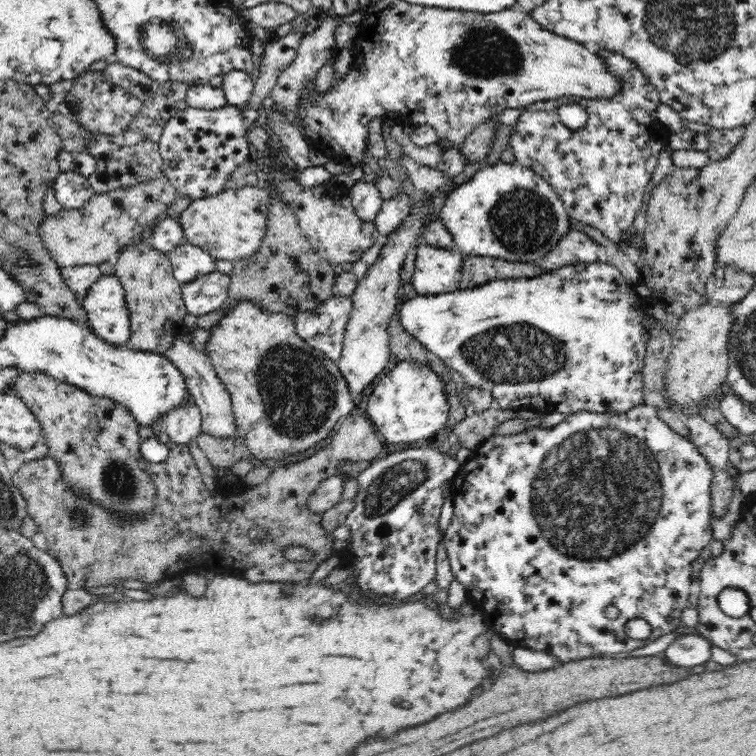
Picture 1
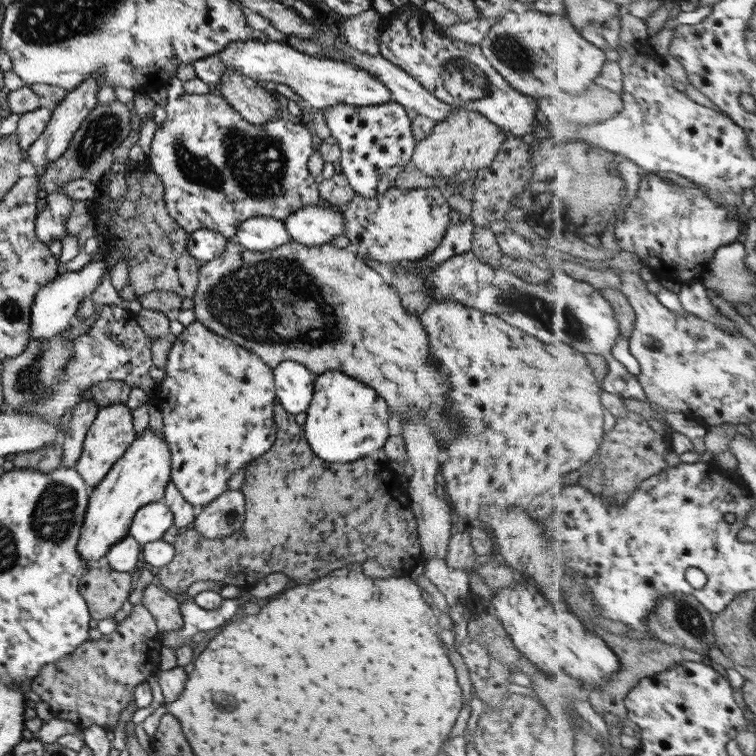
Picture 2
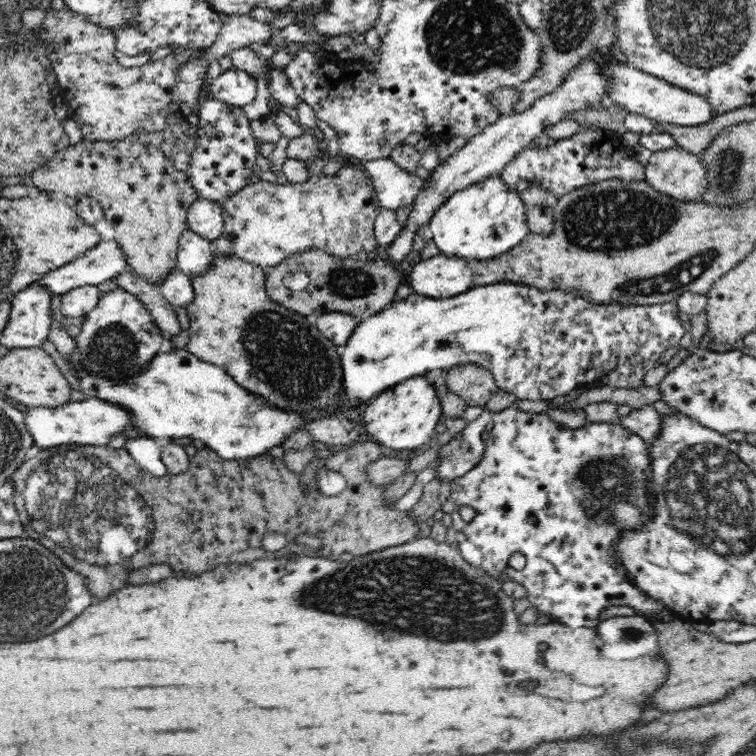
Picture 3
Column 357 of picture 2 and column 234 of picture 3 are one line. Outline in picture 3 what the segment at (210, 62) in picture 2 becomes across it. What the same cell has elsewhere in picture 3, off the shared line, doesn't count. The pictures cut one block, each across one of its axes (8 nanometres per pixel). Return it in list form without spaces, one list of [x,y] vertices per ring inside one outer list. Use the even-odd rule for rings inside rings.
[[[233,66],[222,73],[213,73],[209,82],[209,90],[210,98],[243,107],[254,102],[258,84],[256,76]]]

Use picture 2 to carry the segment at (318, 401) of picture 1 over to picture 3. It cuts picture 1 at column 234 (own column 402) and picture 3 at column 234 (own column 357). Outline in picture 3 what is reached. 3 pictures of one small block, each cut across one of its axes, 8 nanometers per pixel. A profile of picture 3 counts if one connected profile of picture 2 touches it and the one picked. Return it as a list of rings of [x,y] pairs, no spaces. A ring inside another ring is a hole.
[[[238,256],[229,258],[214,257],[210,268],[201,275],[191,277],[194,300],[185,308],[190,319],[190,339],[187,351],[198,359],[220,366],[240,386],[254,390],[254,394],[270,402],[270,405],[282,407],[294,413],[309,413],[311,410],[332,409],[332,414],[326,418],[308,420],[302,429],[306,429],[312,436],[312,442],[318,441],[328,445],[345,445],[360,440],[362,432],[362,418],[360,418],[360,404],[348,410],[337,410],[338,394],[341,393],[342,367],[339,348],[326,339],[315,326],[313,319],[302,316],[280,303],[276,303],[266,293],[266,271],[254,268],[250,262],[245,262]]]

